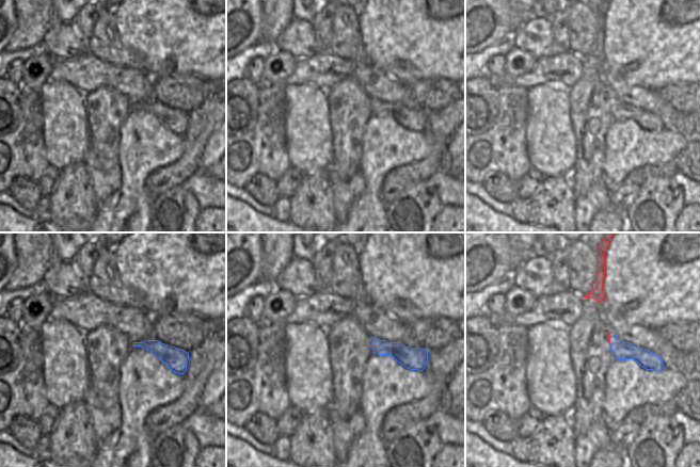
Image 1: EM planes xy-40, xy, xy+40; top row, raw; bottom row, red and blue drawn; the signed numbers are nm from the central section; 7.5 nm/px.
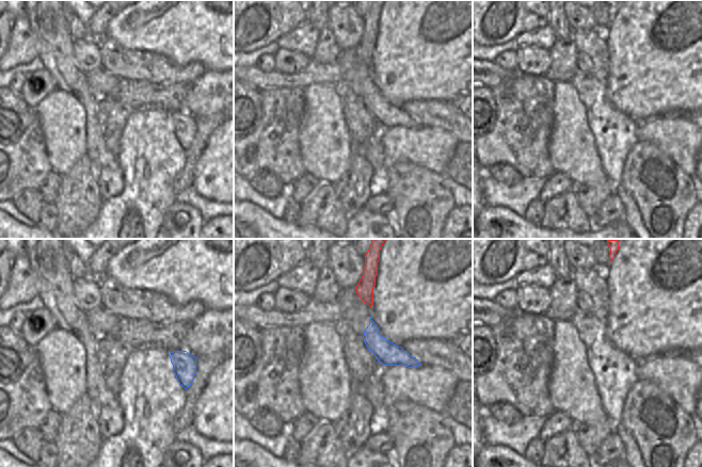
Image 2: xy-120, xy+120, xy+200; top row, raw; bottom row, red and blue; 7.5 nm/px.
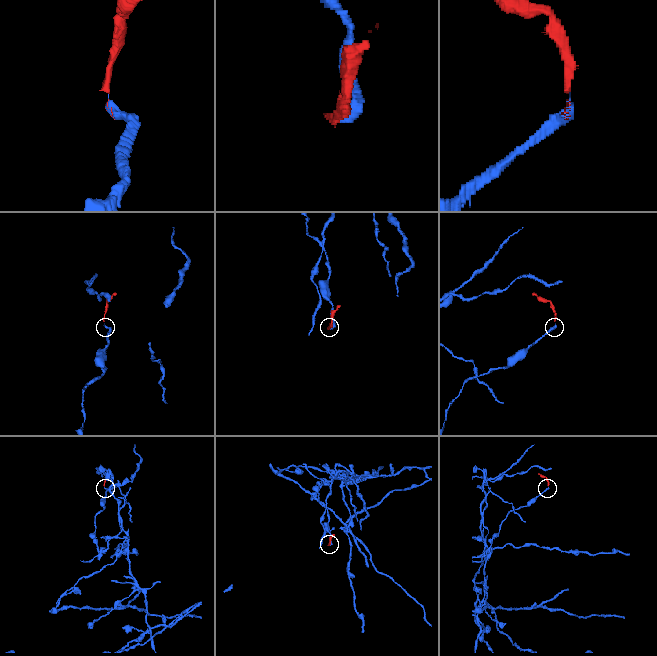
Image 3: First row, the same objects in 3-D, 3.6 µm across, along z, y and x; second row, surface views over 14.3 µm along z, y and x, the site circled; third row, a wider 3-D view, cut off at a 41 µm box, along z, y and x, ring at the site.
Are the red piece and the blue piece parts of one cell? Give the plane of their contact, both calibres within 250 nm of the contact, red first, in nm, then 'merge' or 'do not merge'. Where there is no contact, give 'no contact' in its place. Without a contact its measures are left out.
xy+40 | 20/140 nm | do not merge

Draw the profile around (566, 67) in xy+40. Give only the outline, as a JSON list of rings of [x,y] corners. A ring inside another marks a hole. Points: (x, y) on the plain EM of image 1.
[[[570,50],[553,57],[537,59],[535,66],[523,76],[490,76],[495,86],[523,86],[529,88],[546,82],[559,82],[570,88],[582,77],[584,59]]]

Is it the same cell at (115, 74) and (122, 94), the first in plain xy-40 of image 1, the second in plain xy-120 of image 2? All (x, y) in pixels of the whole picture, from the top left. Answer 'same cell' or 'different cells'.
different cells

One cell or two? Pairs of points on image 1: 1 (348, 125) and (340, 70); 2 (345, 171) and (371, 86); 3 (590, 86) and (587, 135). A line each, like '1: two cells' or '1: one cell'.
1: two cells
2: two cells
3: one cell

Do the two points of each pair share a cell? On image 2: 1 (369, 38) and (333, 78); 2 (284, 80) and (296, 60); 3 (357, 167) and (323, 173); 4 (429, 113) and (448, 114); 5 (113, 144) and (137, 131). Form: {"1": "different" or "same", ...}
{"1": "different", "2": "different", "3": "different", "4": "same", "5": "different"}

